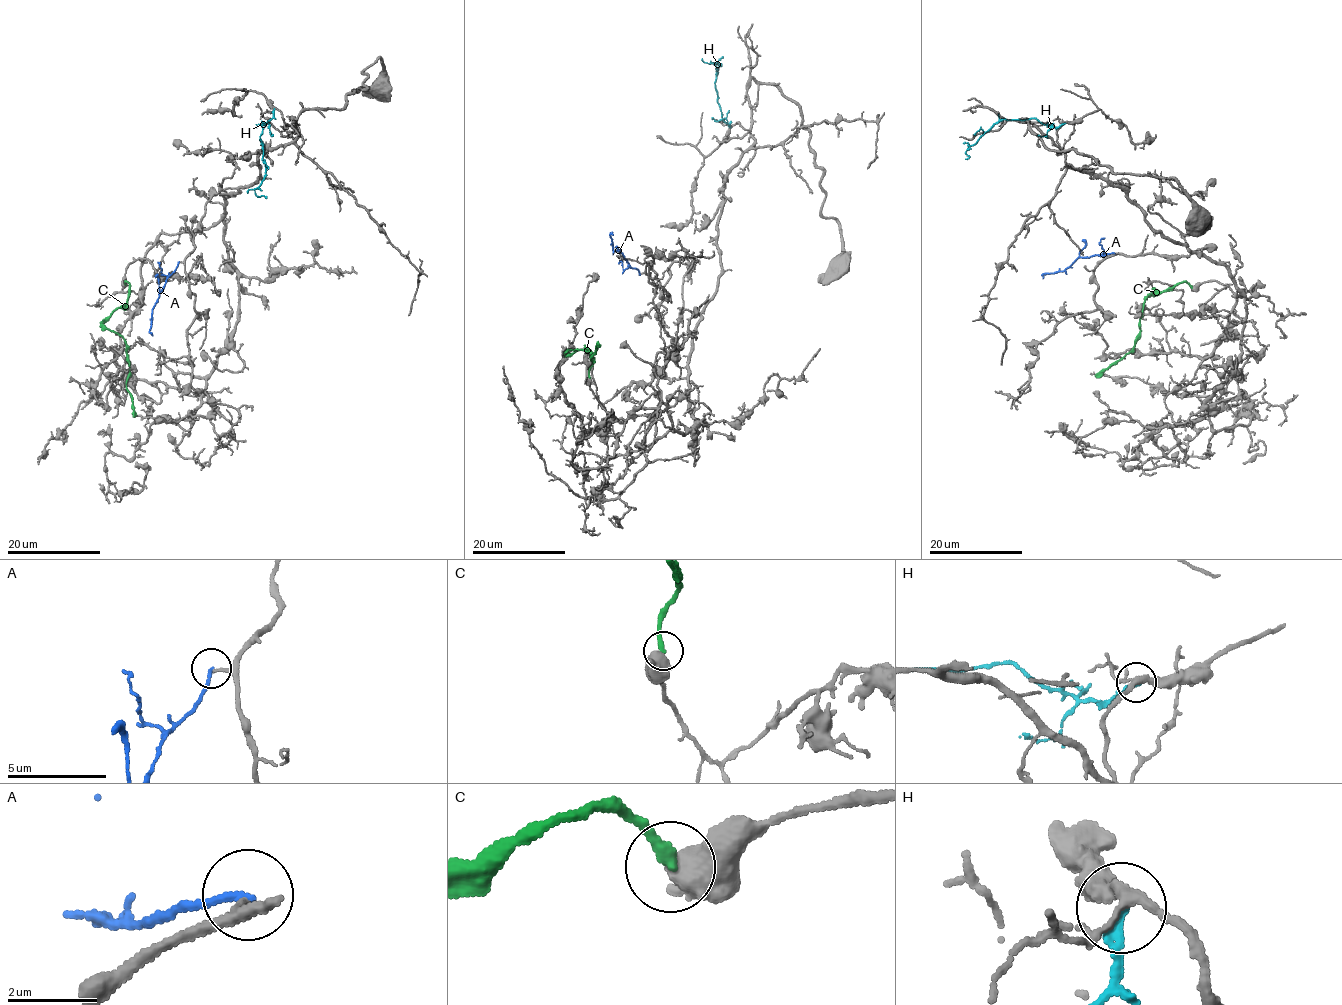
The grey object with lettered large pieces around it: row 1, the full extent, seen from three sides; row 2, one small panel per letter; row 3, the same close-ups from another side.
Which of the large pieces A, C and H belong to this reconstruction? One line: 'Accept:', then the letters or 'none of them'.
Accept: none of them

